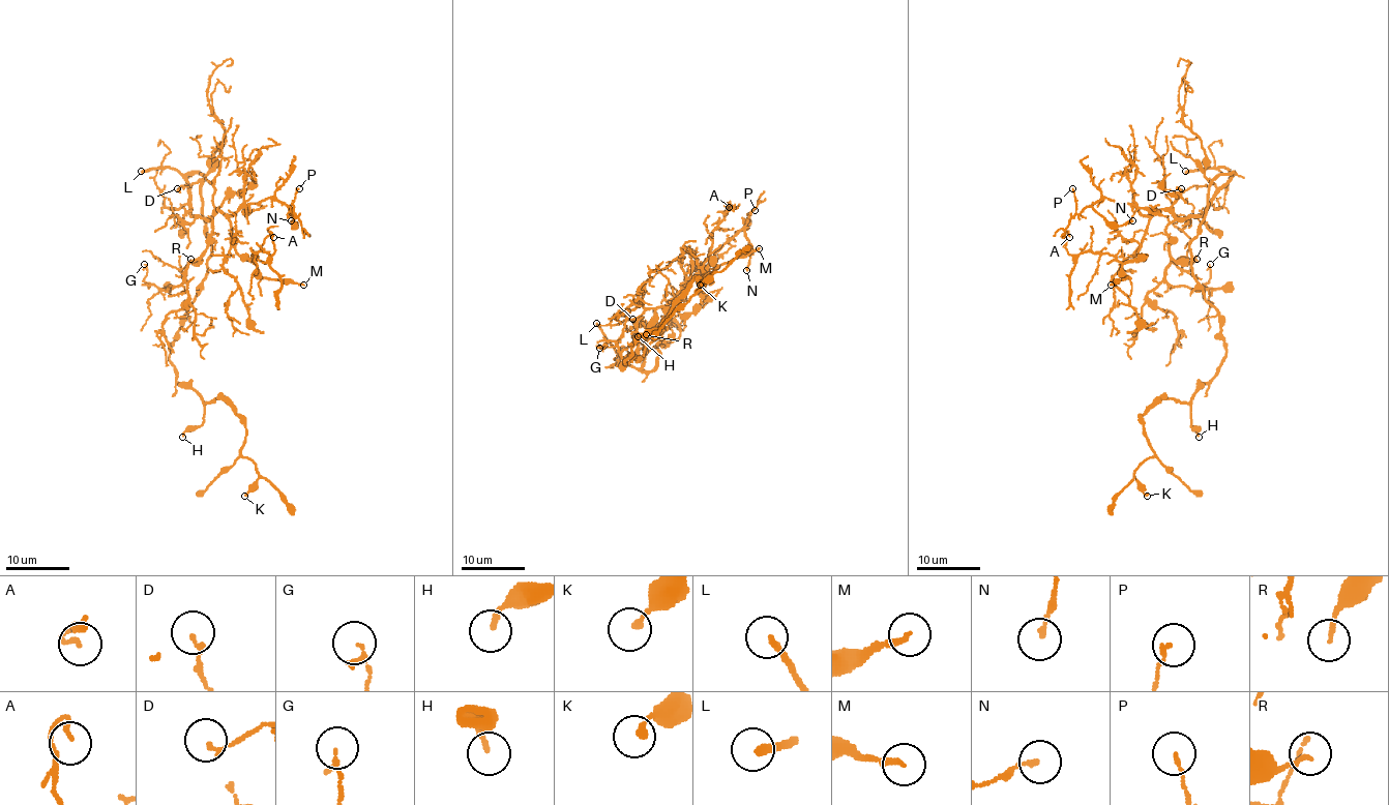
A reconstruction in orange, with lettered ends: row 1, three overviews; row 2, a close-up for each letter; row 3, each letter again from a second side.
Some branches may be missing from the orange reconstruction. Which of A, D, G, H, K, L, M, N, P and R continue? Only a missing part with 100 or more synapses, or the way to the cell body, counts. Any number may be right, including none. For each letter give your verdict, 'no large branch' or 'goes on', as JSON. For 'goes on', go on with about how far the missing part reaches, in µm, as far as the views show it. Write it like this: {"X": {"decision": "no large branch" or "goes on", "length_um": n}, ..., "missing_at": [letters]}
{"A": {"decision": "no large branch"}, "D": {"decision": "no large branch"}, "G": {"decision": "no large branch"}, "H": {"decision": "no large branch"}, "K": {"decision": "no large branch"}, "L": {"decision": "goes on", "length_um": 90}, "M": {"decision": "no large branch"}, "N": {"decision": "no large branch"}, "P": {"decision": "no large branch"}, "R": {"decision": "no large branch"}, "missing_at": ["L"]}

